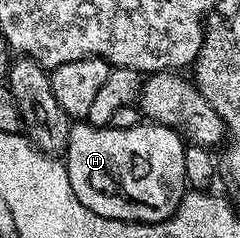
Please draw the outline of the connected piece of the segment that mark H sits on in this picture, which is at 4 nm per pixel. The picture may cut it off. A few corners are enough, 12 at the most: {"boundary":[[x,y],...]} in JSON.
{"boundary":[[158,124],[72,132],[89,212],[164,222],[189,192],[185,142]]}

